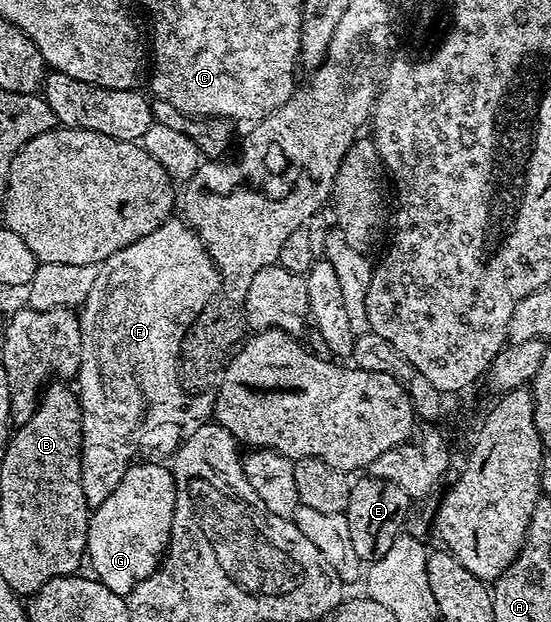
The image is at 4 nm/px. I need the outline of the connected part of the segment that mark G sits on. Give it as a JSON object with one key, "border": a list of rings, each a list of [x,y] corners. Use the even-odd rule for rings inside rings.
{"border":[[[136,461],[121,477],[121,485],[90,512],[87,525],[87,553],[94,578],[113,593],[128,596],[141,581],[151,576],[171,541],[175,512],[175,482],[170,470],[159,461]]]}

